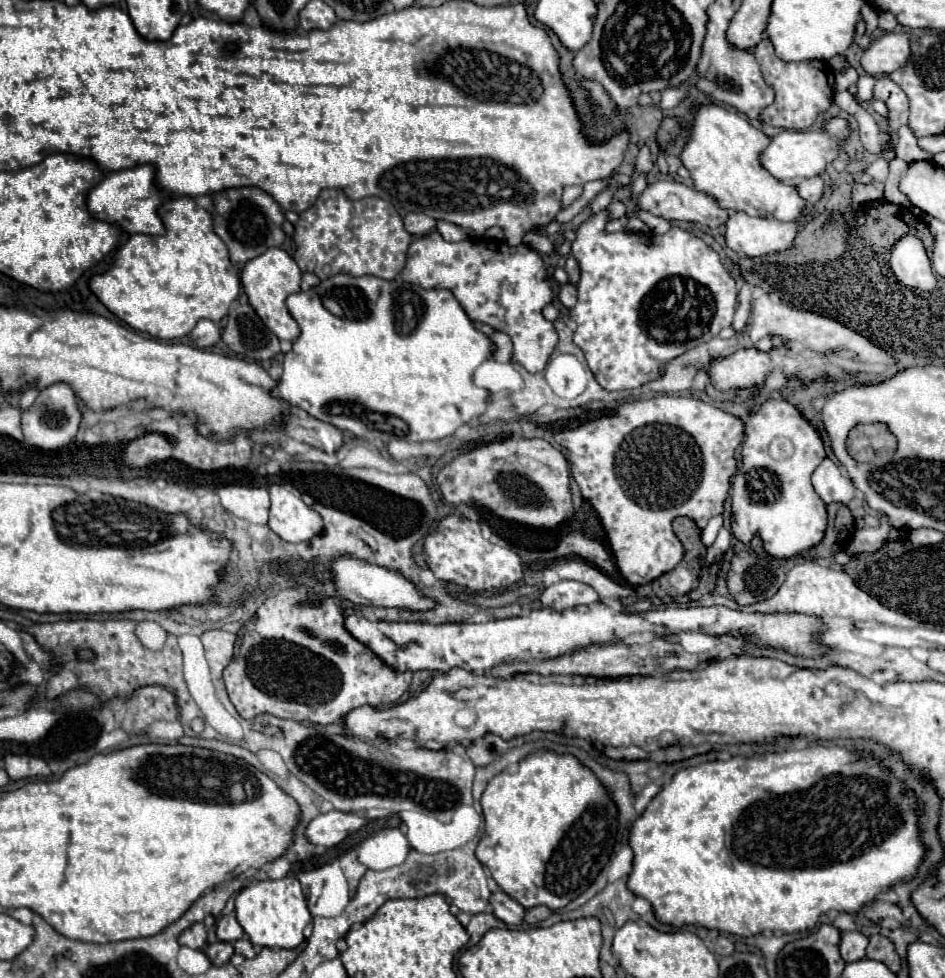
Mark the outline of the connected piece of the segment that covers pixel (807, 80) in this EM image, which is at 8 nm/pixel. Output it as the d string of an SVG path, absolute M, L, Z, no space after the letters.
M762 39L756 45L754 57L760 63L760 69L762 69L766 83L776 93L774 103L760 113L762 123L782 127L782 129L808 129L820 113L830 109L832 97L834 97L834 71L830 65L826 71L824 67L820 67L814 61L800 61L800 63L780 61L774 53L774 45L770 39Z

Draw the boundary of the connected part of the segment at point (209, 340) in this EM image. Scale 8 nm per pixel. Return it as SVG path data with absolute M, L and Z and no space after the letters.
M200 319L196 323L196 327L192 329L190 333L190 339L200 347L200 349L206 349L206 347L212 347L218 339L220 339L220 329L214 321L210 319Z

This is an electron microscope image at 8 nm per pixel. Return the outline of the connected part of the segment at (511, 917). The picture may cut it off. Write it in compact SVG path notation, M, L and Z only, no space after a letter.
M504 891L492 893L490 905L492 905L494 917L498 917L500 921L504 921L508 925L520 925L524 919L524 913L526 913L526 909L518 901L508 897Z

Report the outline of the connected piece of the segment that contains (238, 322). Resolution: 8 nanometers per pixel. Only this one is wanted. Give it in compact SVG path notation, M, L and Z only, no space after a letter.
M238 305L228 315L222 341L252 361L270 361L280 353L278 337L260 321L250 305Z

